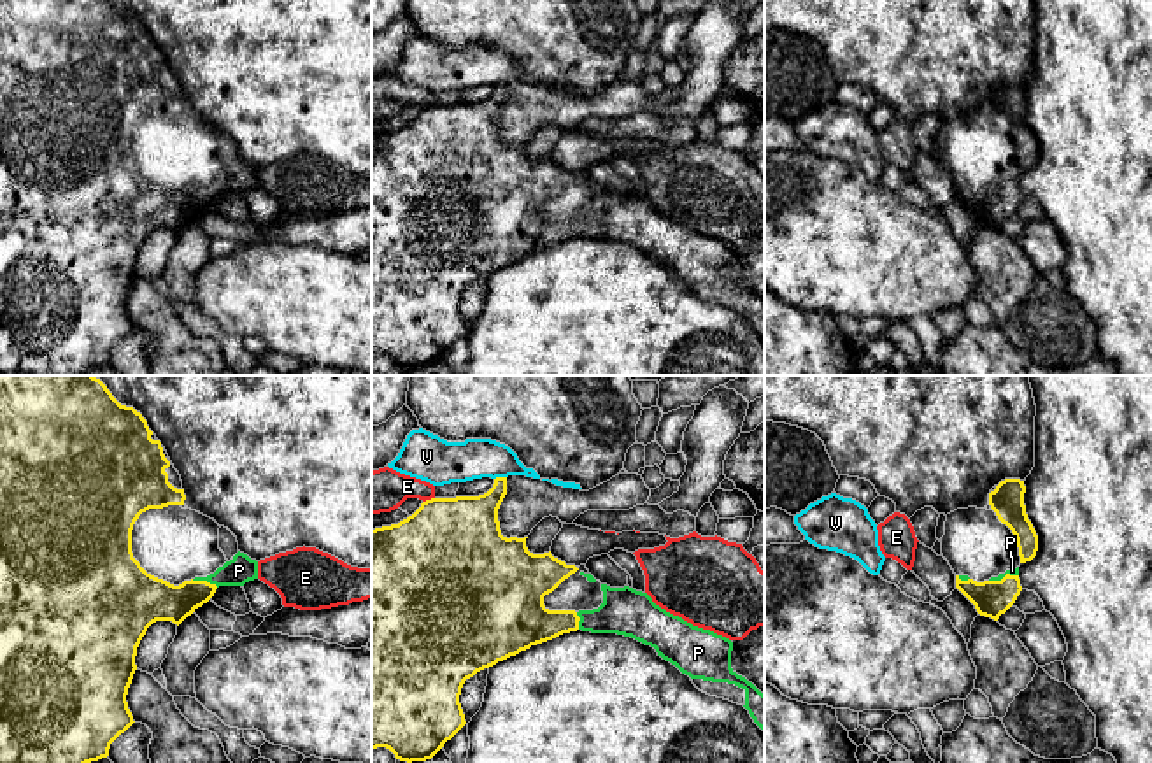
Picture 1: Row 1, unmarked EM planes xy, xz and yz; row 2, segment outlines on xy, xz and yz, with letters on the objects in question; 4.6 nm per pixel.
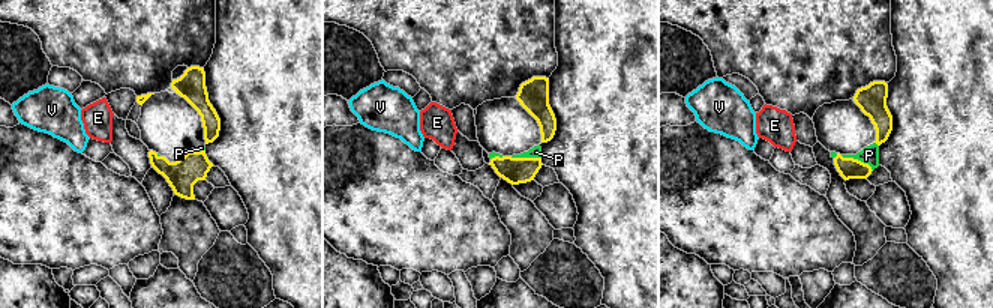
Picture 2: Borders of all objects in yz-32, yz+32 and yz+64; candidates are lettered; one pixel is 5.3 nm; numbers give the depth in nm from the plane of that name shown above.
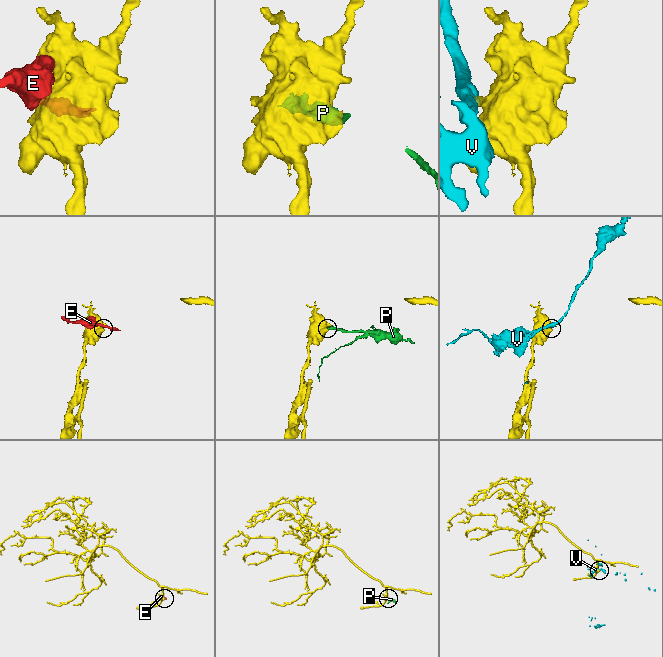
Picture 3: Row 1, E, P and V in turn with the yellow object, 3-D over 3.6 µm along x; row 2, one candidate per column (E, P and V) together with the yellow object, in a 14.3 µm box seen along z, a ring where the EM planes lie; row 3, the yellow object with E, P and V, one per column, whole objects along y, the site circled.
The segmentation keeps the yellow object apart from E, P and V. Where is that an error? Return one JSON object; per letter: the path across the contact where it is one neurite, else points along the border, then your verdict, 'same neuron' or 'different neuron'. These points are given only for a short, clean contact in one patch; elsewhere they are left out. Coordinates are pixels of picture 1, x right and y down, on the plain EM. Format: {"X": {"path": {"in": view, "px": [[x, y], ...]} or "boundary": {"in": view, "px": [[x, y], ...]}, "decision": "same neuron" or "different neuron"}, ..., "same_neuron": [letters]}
{"E": {"decision": "different neuron"}, "P": {"decision": "same neuron"}, "V": {"boundary": {"in": "xz", "px": [[505, 83], [495, 86]]}, "decision": "different neuron"}, "same_neuron": ["P"]}

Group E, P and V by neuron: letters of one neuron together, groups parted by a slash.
E / P / V

